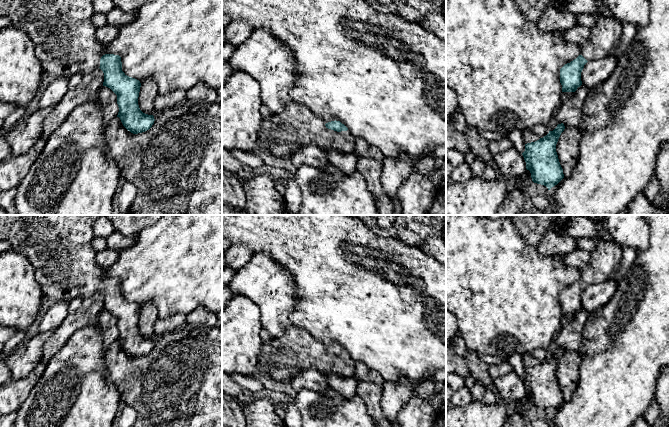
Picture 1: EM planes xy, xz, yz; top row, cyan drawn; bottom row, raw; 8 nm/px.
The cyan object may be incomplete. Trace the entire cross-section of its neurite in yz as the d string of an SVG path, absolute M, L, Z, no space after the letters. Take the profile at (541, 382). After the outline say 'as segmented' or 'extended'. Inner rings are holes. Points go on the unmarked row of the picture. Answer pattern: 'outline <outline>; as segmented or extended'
outline M563 347L539 364L525 368L522 377L526 393L530 395L534 407L544 409L550 414L563 402L563 393L556 376L556 368L564 355Z; as segmented

